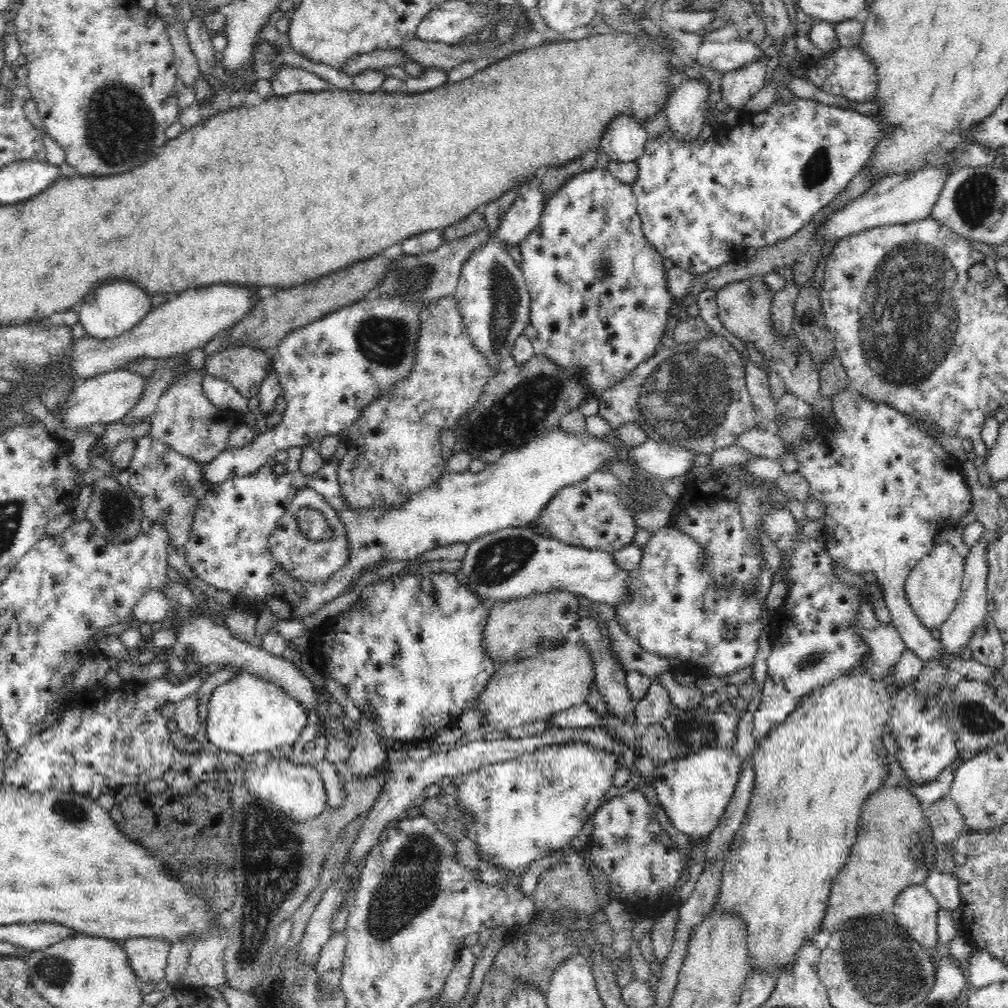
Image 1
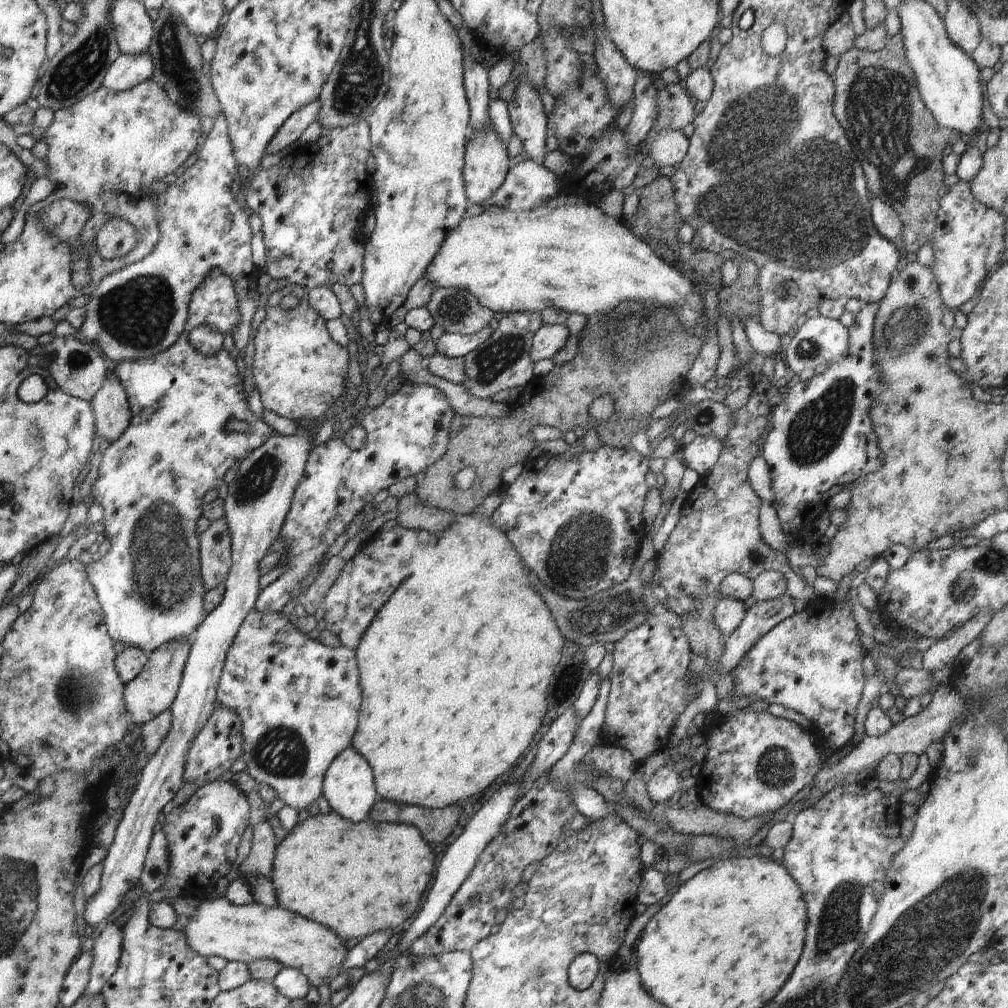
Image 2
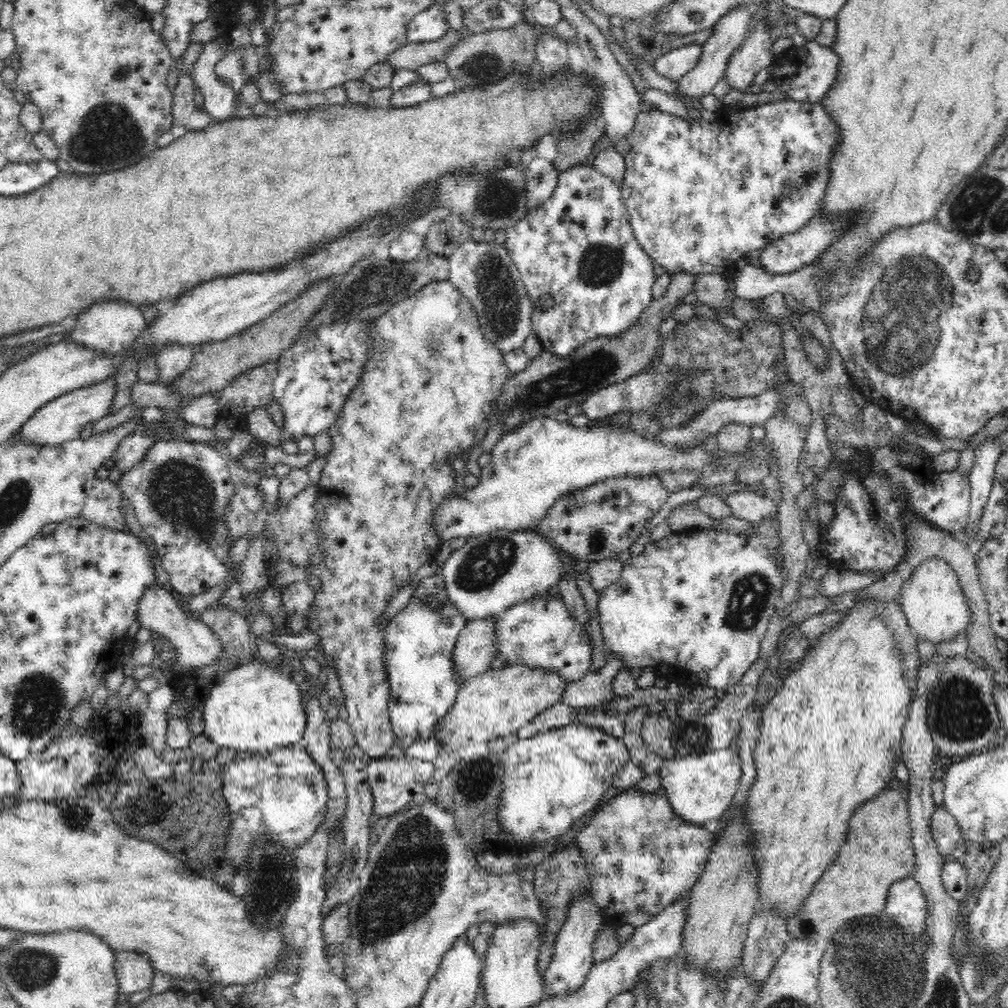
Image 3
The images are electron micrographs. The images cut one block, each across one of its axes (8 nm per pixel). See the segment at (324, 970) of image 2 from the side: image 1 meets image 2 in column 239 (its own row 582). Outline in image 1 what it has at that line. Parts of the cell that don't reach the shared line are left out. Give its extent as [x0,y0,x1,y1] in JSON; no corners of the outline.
[905,542,965,629]

